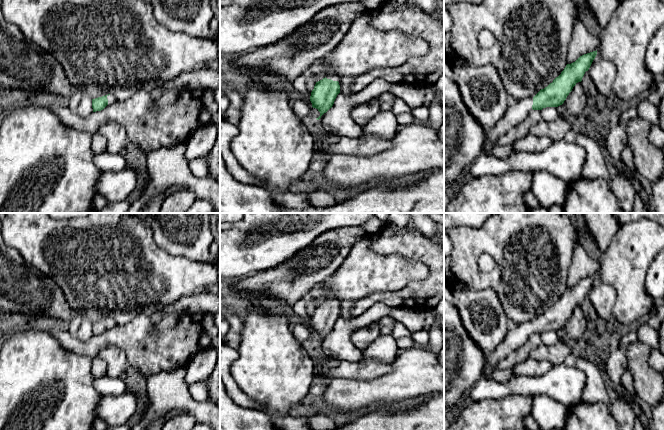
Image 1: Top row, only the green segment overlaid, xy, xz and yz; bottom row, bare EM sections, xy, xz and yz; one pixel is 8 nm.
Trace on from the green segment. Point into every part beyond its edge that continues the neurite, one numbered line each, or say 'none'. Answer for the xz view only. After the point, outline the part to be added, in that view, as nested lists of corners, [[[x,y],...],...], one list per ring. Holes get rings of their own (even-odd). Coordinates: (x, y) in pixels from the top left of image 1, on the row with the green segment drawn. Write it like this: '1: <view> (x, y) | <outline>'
1: xz (330, 74) | [[[329,70],[329,71],[326,73],[325,77],[326,77],[327,79],[331,79],[331,80],[333,80],[333,81],[337,81],[337,75],[335,74],[335,72],[334,72],[333,70]]]

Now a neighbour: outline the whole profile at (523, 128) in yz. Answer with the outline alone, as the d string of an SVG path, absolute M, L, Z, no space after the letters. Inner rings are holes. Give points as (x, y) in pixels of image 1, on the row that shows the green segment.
M532 110L523 121L501 136L497 143L501 145L512 145L517 139L530 134L532 127L538 124L540 120L542 120L540 110Z

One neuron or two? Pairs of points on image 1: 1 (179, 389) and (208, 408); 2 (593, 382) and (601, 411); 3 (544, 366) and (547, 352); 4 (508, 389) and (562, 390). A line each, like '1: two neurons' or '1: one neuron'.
1: one neuron
2: two neurons
3: two neurons
4: one neuron

